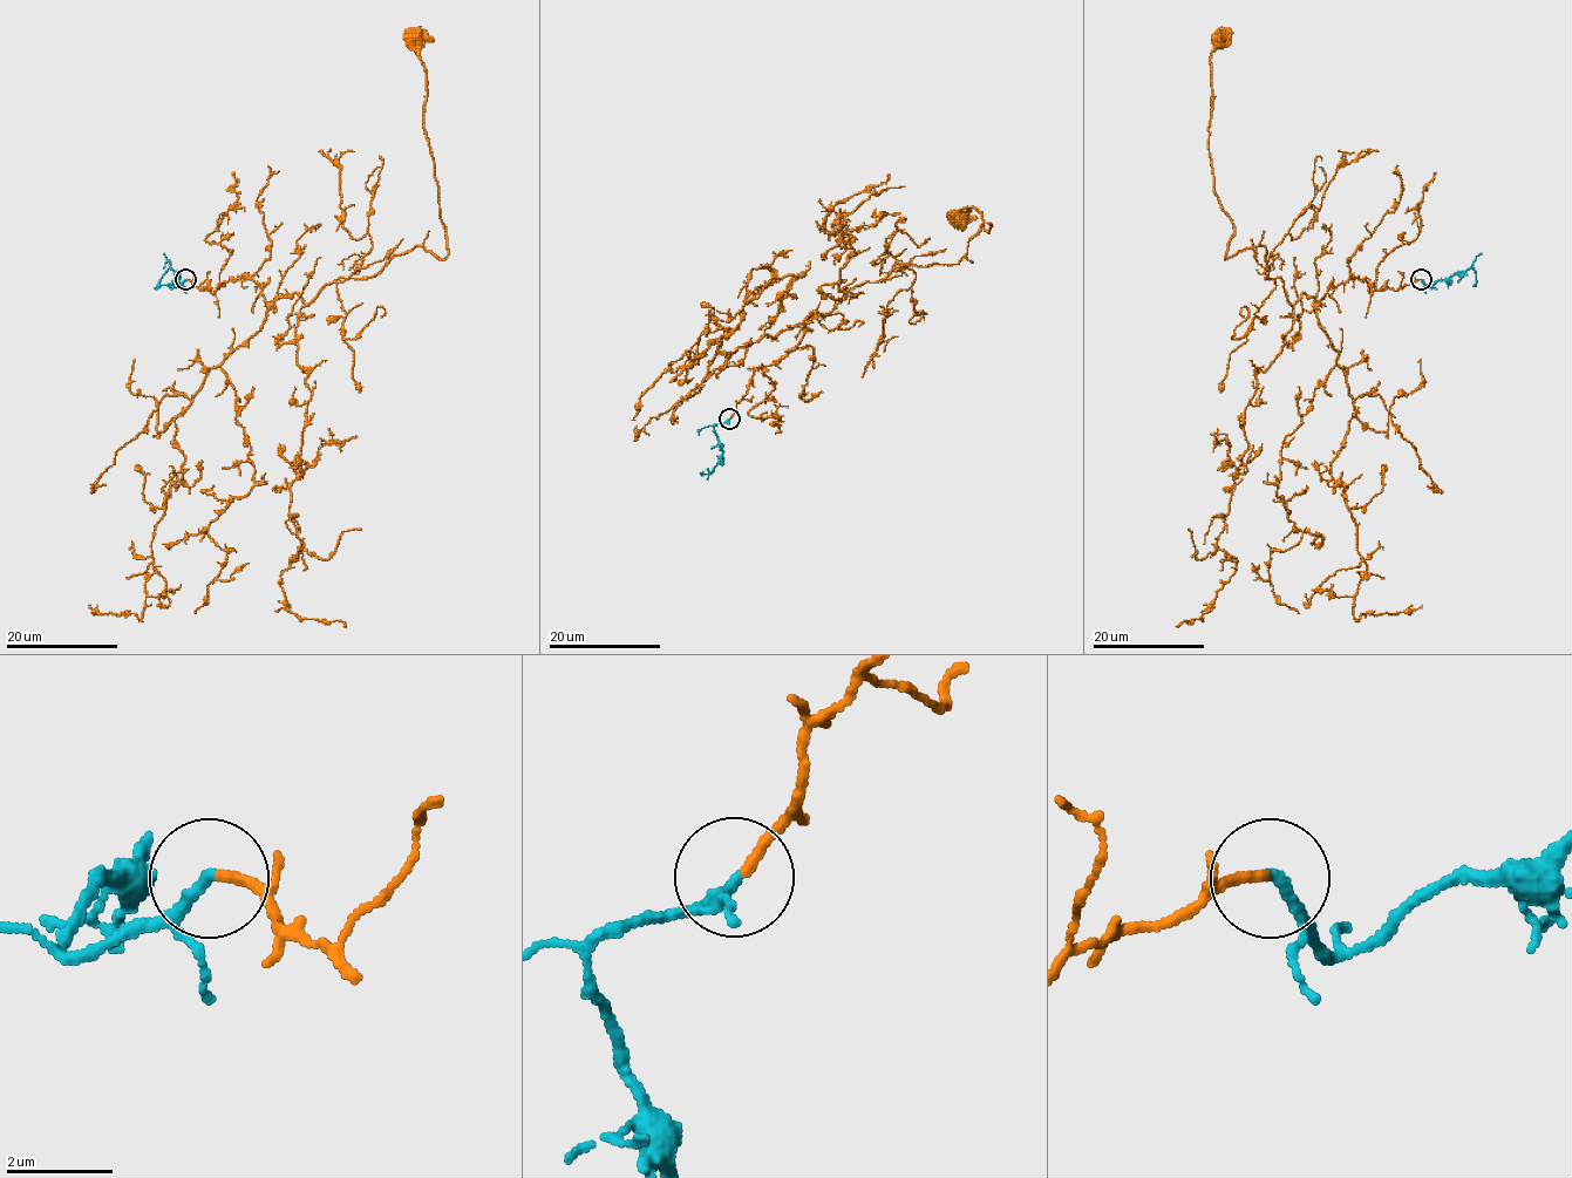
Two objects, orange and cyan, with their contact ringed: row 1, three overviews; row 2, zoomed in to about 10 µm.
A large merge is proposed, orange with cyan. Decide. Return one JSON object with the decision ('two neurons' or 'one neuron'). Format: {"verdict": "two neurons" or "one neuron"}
{"verdict": "two neurons"}

